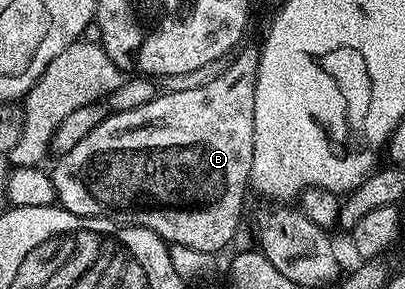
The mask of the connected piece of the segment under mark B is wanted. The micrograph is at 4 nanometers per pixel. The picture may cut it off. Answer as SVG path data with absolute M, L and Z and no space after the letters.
M244 46L230 60L232 63L220 75L213 76L204 87L187 87L184 91L171 91L168 95L159 93L156 94L153 101L149 101L137 109L108 114L84 139L77 141L77 145L73 145L73 149L60 154L58 156L59 164L52 171L49 171L49 178L55 187L55 198L58 206L64 207L69 213L77 213L85 217L93 217L94 215L121 217L124 224L149 229L153 233L157 233L169 245L176 243L208 253L216 253L215 251L221 250L222 247L229 246L231 238L235 235L235 230L239 227L239 222L243 219L243 198L246 197L247 187L249 191L249 184L252 182L253 133L255 132L253 129L253 109L255 108L260 52L256 48L254 51L253 48L246 47Z

